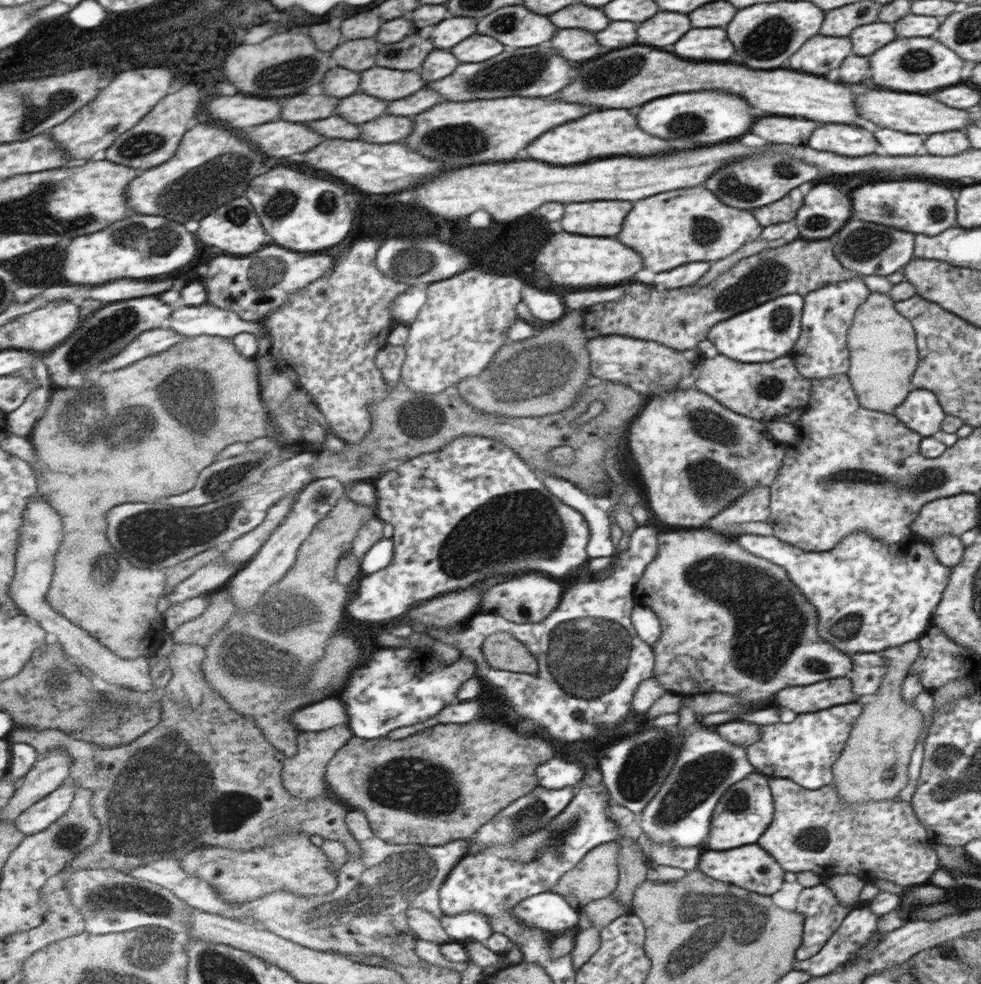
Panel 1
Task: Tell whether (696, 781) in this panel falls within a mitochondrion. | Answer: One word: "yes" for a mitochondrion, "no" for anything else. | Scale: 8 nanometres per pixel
yes

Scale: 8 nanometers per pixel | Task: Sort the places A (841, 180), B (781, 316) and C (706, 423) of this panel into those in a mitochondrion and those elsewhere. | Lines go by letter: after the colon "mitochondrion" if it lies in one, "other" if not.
A: other
B: mitochondrion
C: mitochondrion

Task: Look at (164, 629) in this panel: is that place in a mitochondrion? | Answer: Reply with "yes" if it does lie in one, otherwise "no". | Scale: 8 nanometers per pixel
no

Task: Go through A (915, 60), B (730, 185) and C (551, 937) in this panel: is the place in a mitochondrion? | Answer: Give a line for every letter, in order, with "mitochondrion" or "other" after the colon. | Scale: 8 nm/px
A: mitochondrion
B: mitochondrion
C: other

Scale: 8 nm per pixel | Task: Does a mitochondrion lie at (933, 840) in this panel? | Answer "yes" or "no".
no

